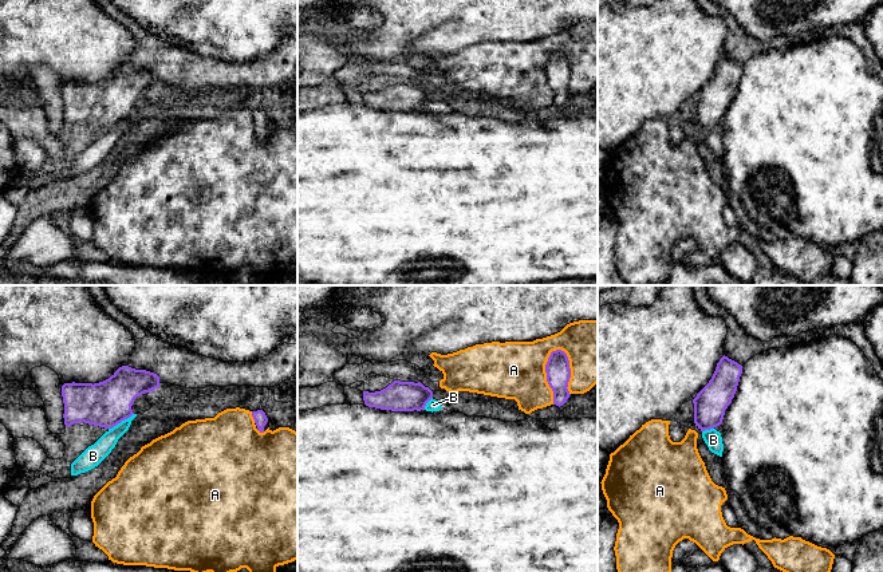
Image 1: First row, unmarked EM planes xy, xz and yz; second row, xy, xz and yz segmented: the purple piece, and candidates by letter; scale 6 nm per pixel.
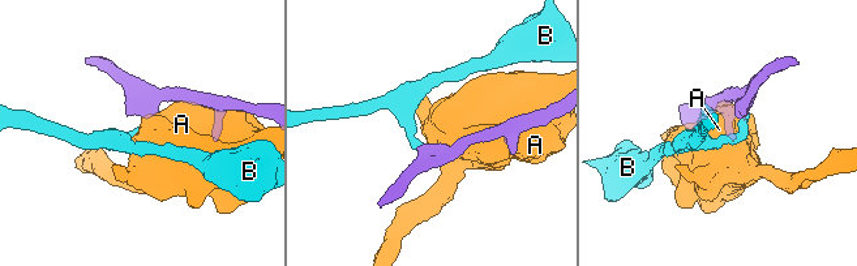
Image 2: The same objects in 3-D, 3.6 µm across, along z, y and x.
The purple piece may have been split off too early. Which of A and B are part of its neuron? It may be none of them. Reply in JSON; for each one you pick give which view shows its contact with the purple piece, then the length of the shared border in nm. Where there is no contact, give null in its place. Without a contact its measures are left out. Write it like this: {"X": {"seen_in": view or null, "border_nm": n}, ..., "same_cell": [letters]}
{"same_cell": []}

